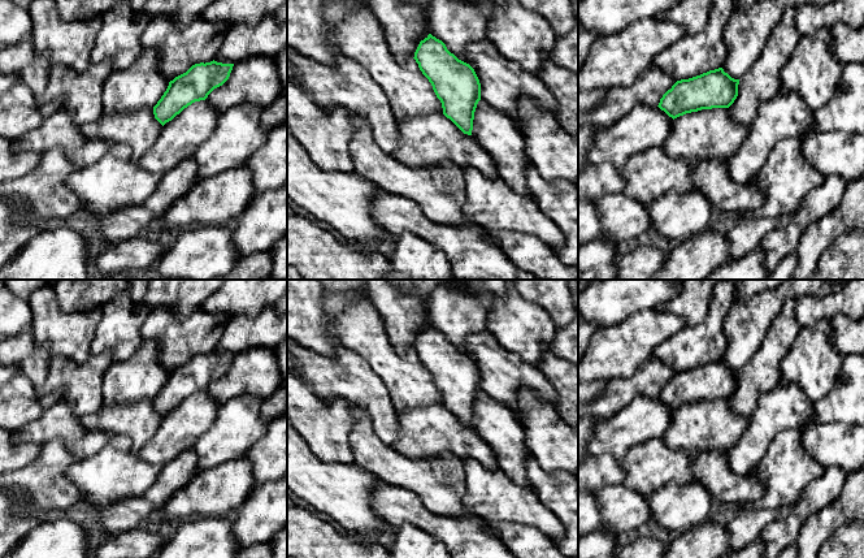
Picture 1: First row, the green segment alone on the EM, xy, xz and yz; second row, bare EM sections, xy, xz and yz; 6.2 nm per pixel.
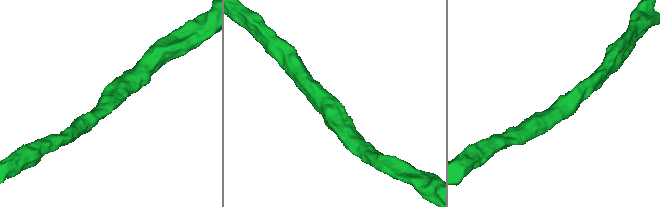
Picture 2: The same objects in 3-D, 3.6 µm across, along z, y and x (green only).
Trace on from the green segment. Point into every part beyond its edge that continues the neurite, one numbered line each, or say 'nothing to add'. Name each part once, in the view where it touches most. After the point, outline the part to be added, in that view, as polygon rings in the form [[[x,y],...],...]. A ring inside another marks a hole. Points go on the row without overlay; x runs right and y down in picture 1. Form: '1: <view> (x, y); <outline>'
nothing to add

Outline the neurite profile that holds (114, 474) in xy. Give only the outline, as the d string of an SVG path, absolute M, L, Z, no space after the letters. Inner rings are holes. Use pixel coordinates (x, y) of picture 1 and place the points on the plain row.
M113 434L100 451L90 458L75 460L66 470L66 477L81 493L82 502L105 507L151 493L151 486L159 477L162 466L144 462L131 450L131 445L133 442L127 436Z

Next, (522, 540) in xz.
M491 522L489 527L516 558L568 558L538 528L522 523Z

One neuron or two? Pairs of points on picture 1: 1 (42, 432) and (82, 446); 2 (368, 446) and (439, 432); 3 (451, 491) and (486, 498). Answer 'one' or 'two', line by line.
1: one
2: two
3: two

